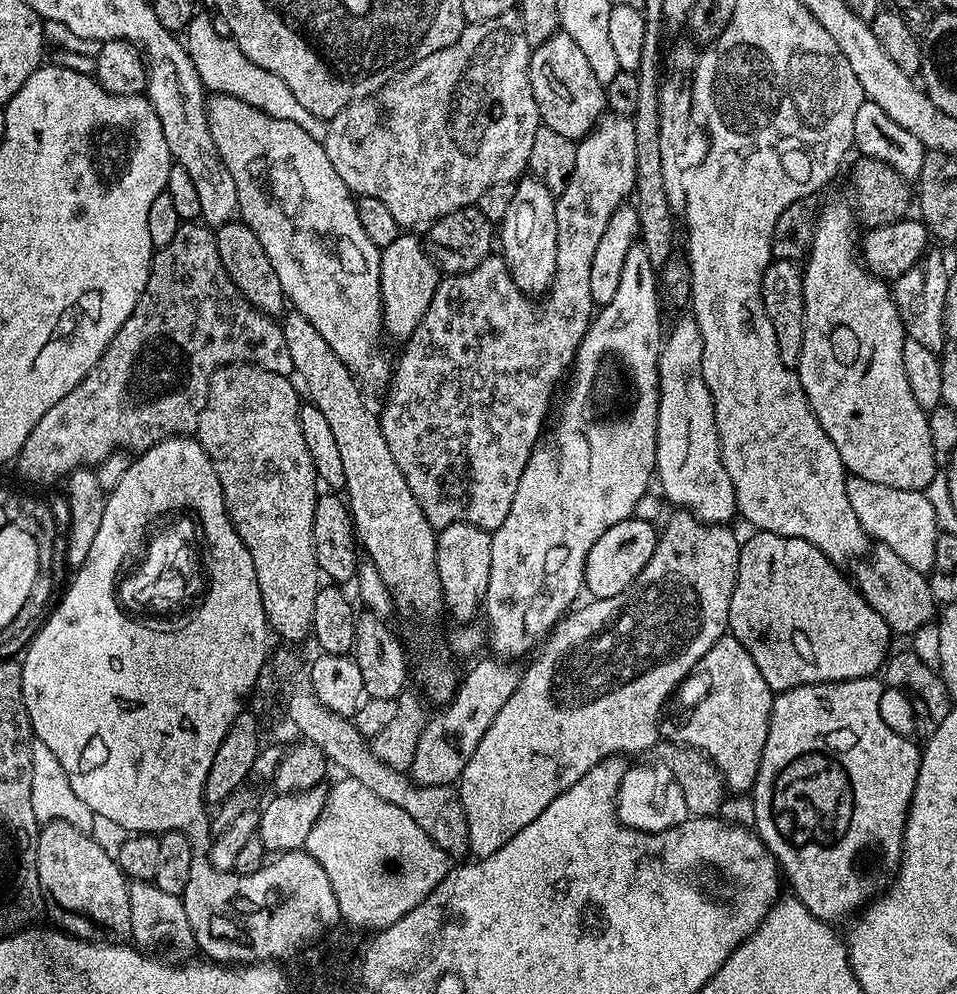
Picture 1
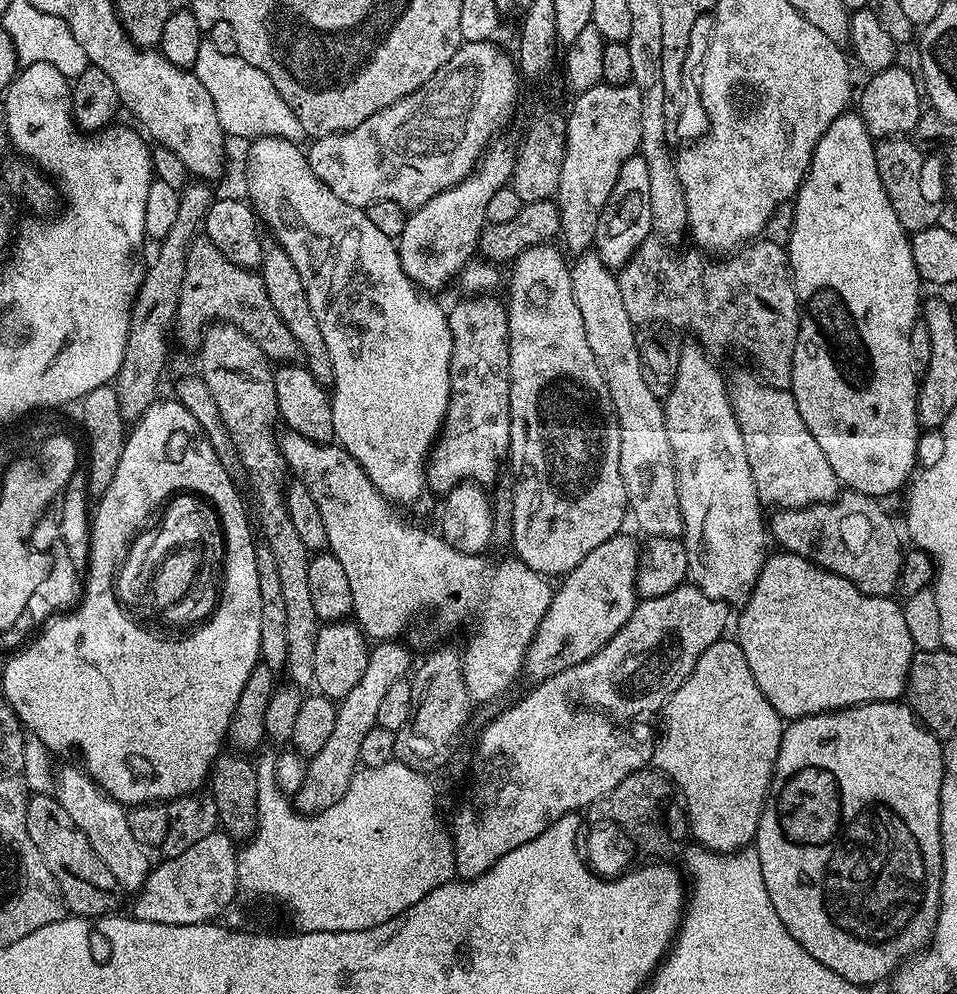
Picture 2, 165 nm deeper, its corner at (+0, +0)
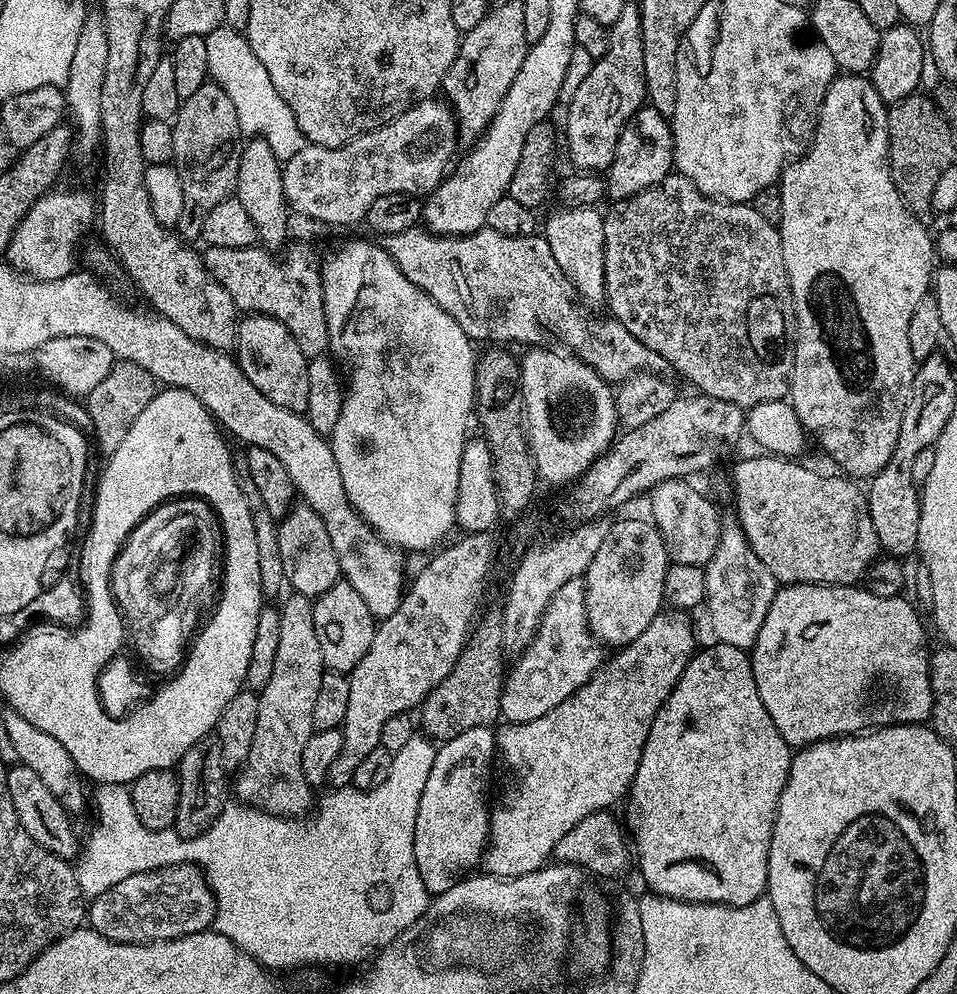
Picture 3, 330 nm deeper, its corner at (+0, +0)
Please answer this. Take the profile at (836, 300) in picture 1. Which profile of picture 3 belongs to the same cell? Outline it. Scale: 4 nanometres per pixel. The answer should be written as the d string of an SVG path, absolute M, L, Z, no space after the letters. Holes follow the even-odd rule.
M840 74L826 90L826 98L820 107L816 130L812 142L803 156L791 161L780 173L778 181L782 198L782 214L779 229L782 242L782 262L792 291L792 315L794 317L794 347L792 350L792 379L790 381L790 403L800 419L801 426L824 447L824 452L837 464L841 473L864 482L878 474L894 454L894 442L898 442L898 430L902 430L902 414L910 395L910 386L918 361L910 354L910 314L914 306L929 295L934 279L934 236L928 233L925 221L915 216L902 202L894 186L888 161L888 108L884 99L874 90L871 79L864 74Z

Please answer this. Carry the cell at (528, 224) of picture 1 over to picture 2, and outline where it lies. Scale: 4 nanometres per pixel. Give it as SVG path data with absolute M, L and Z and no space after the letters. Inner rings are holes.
M555 243L538 244L522 250L515 260L511 261L512 277L507 277L508 300L508 349L510 350L510 446L508 447L507 463L512 464L512 476L516 484L511 485L514 494L514 518L512 519L512 538L510 548L516 551L516 556L532 571L549 578L560 578L594 546L602 546L606 538L617 535L624 524L624 516L629 515L628 495L626 494L626 482L622 482L622 466L620 455L622 454L622 438L618 438L618 418L614 414L614 402L610 398L610 390L606 390L606 378L602 378L602 370L590 351L590 342L586 342L586 326L582 322L582 314L574 302L574 286L572 285L572 270L569 261L564 261L565 253L556 249Z

